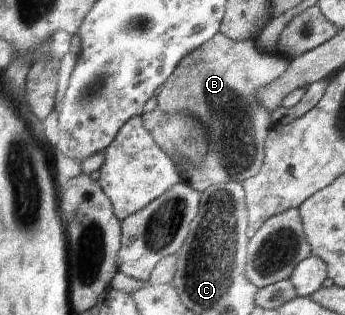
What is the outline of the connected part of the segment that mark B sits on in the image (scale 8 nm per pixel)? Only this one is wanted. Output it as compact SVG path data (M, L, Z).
M220 32L202 48L196 49L187 59L184 59L176 73L163 85L157 96L158 108L165 112L190 111L194 113L210 133L210 151L202 163L186 161L179 169L183 172L184 179L198 191L205 192L213 185L228 183L228 181L246 181L263 169L266 160L266 139L270 135L270 119L266 119L266 111L252 111L254 91L258 93L262 85L272 83L272 79L282 76L282 69L286 69L290 58L280 54L266 53L256 49L254 41L232 41Z

